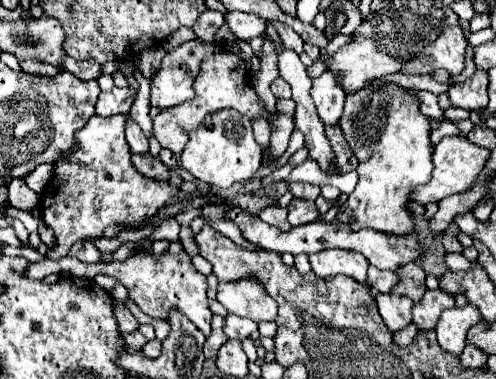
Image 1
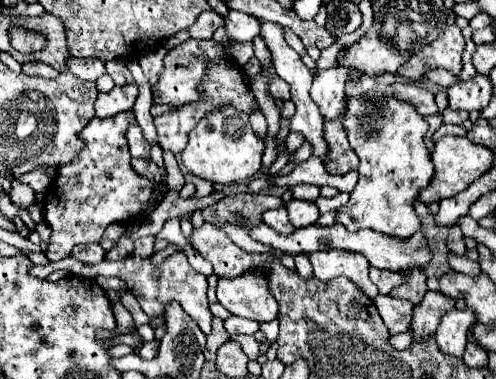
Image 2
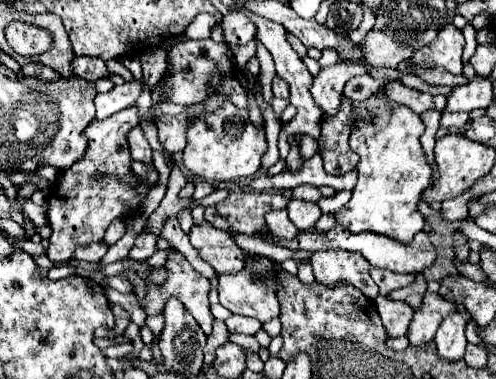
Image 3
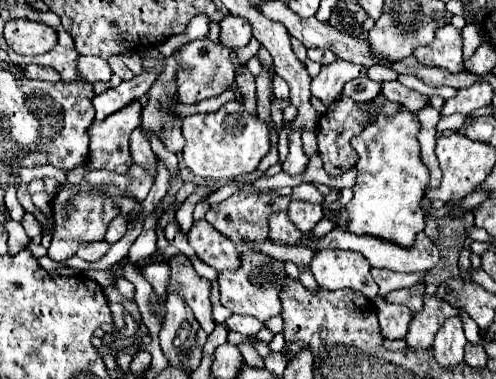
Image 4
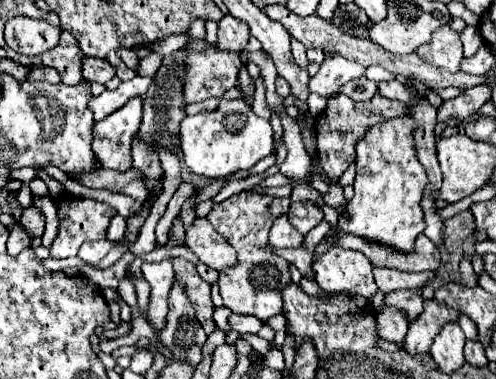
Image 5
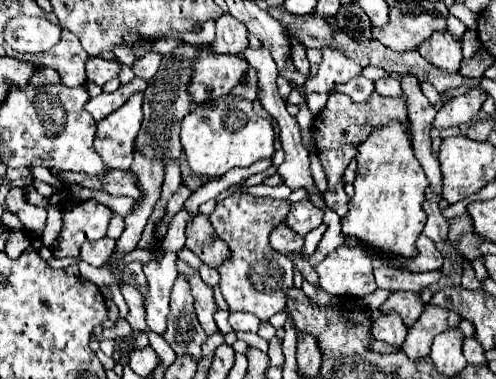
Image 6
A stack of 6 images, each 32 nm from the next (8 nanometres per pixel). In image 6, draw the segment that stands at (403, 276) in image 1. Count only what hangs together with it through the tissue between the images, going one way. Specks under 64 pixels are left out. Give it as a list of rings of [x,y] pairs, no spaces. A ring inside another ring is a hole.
[[[394,292],[380,308],[382,314],[396,312],[402,318],[402,322],[406,324],[406,328],[414,326],[414,322],[420,318],[422,310],[424,310],[424,306],[416,292]]]

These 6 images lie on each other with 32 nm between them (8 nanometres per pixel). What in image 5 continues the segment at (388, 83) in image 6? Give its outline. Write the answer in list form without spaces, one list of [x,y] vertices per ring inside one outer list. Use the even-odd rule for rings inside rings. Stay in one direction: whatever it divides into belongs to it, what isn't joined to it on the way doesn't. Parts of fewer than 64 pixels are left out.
[[[388,80],[388,82],[378,82],[378,94],[382,96],[388,96],[388,98],[396,98],[396,100],[402,100],[406,106],[410,106],[410,94],[408,90],[404,88],[402,82],[398,80]]]

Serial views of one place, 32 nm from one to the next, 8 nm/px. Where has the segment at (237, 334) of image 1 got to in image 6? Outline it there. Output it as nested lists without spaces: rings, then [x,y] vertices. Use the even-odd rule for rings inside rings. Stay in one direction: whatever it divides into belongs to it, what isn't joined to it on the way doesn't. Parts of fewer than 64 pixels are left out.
[[[232,312],[230,314],[230,324],[236,332],[258,332],[258,324],[260,320],[254,314],[248,312]]]

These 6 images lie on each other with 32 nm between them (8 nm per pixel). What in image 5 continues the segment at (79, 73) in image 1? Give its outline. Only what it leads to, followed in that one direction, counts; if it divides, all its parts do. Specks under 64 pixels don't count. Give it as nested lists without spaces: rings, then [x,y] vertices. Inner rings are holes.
[[[92,56],[84,58],[84,80],[106,84],[114,76],[116,76],[116,68],[108,60],[92,58]]]

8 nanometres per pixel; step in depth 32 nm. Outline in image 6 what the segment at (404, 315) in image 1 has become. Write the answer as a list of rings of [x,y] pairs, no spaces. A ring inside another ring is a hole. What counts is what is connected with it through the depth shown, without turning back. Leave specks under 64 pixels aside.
[[[382,314],[370,328],[370,338],[372,340],[382,340],[394,348],[402,348],[404,338],[406,338],[408,328],[404,328],[404,322],[400,316],[388,316]]]

